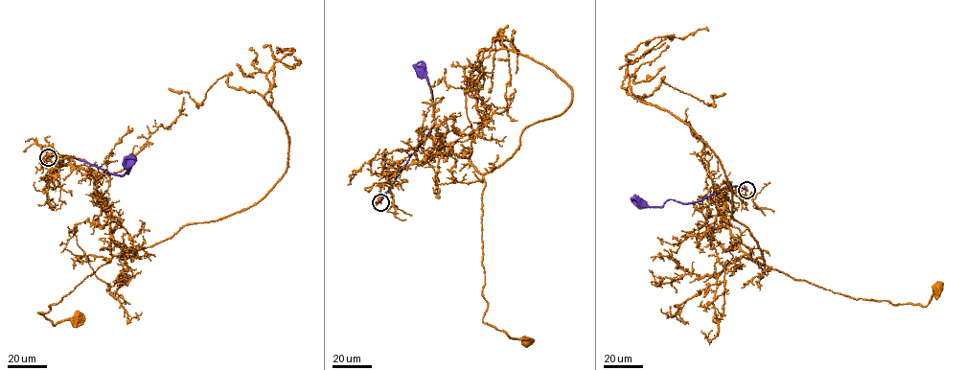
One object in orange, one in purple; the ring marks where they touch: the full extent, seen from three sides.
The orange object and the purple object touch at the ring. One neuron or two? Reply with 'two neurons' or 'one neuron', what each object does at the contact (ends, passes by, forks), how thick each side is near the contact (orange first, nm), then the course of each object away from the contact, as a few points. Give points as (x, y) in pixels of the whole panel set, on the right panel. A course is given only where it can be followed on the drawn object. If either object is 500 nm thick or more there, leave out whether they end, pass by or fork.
two neurons; orange ends there; purple ends there; 180 nm thick on the orange side, 240 nm on the other; orange runs (746, 190), (743, 199), (726, 190), (723, 218), (750, 259), (855, 298), (926, 306), (937, 287); purple runs (746, 190), (739, 186), (728, 187), (694, 202), (669, 199), (661, 207), (649, 206), (641, 202)

